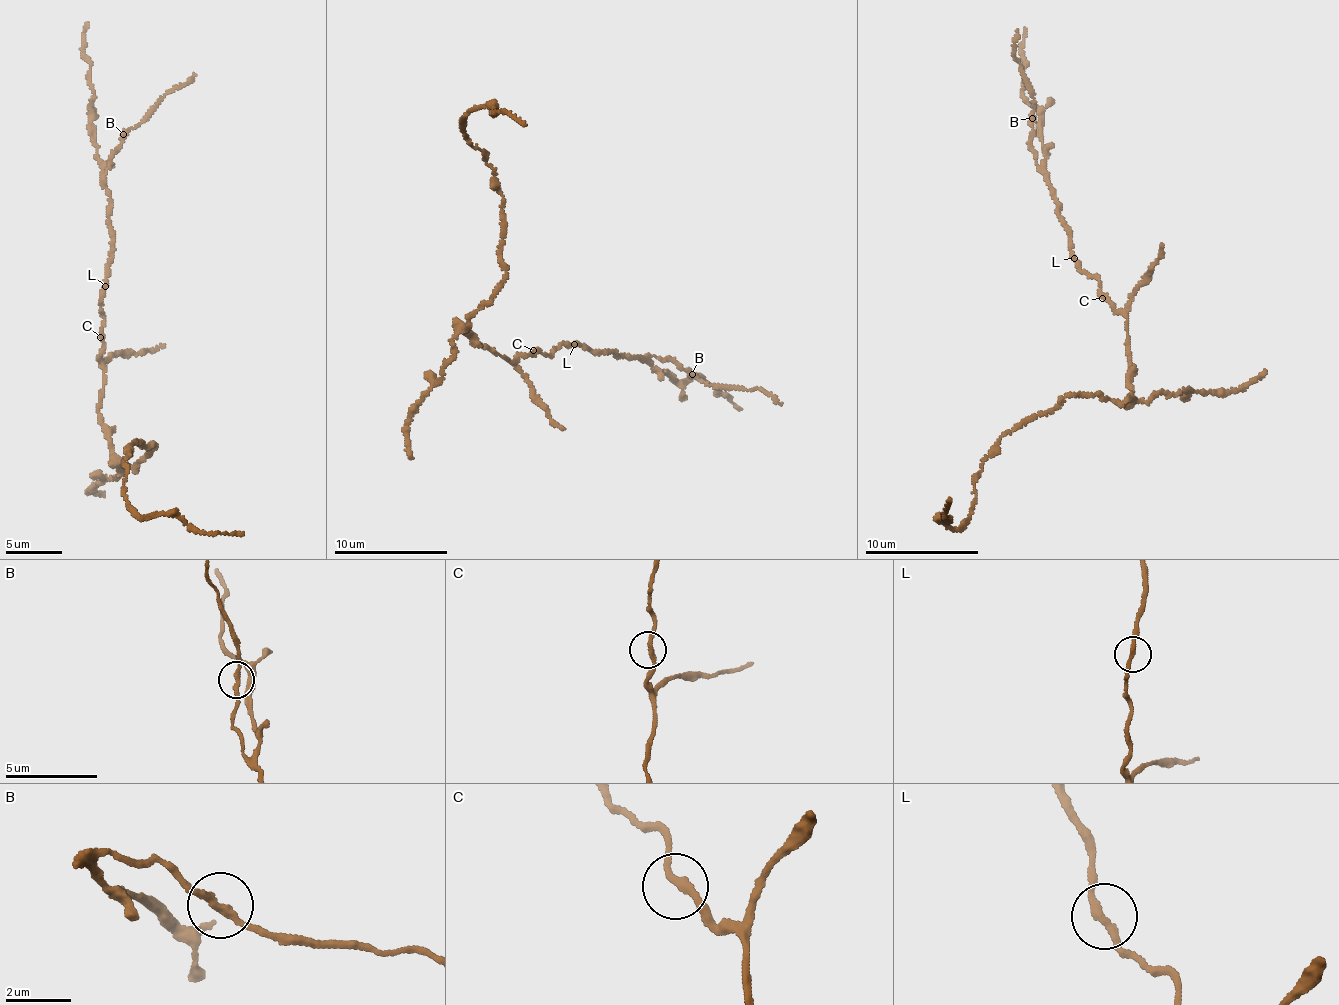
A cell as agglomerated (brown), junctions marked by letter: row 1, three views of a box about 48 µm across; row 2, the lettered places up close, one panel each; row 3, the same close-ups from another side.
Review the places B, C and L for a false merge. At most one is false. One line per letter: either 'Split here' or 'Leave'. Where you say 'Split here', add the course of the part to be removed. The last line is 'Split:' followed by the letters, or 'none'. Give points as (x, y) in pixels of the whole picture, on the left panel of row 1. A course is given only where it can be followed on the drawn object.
B: Leave
C: Leave
L: Leave
Split: none

